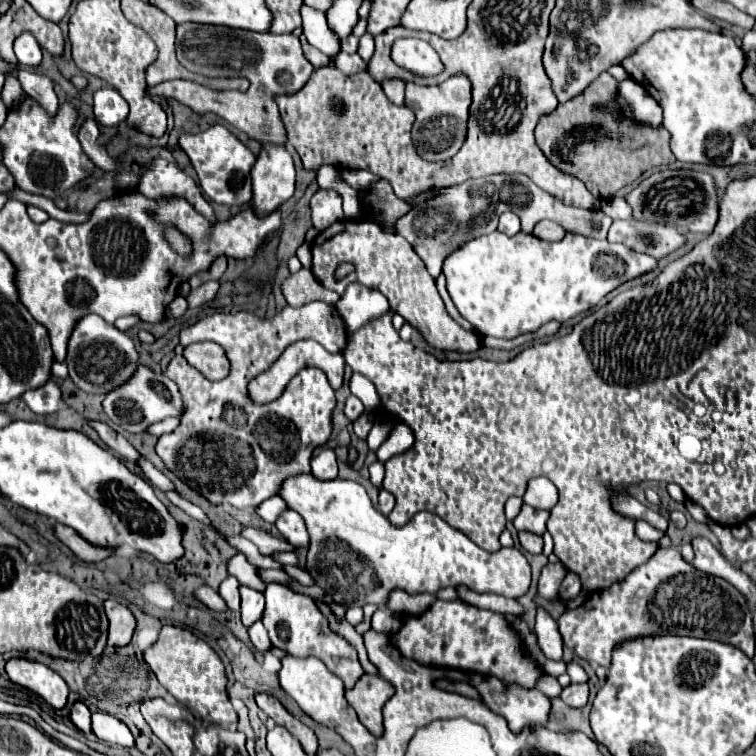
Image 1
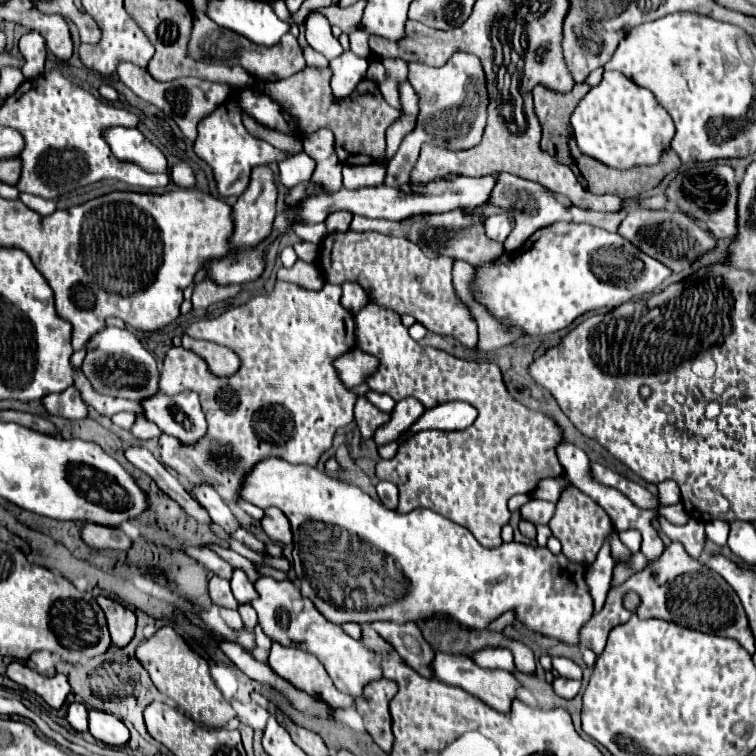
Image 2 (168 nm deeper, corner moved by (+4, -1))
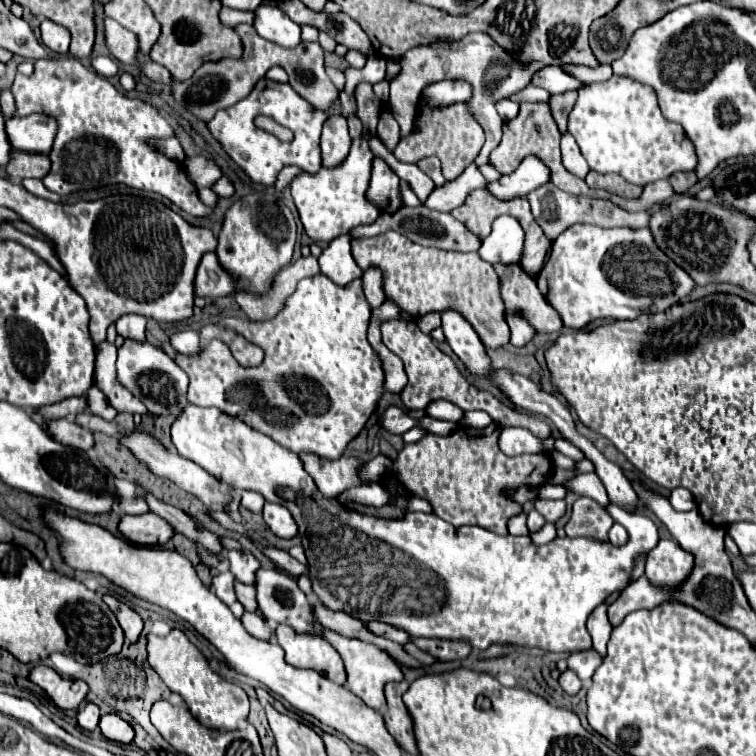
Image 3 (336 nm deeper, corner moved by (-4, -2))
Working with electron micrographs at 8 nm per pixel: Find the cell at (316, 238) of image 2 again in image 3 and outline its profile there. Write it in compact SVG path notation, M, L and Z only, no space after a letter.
M360 136L352 140L350 154L344 158L340 166L320 168L320 172L316 174L300 172L290 182L294 204L300 212L304 230L310 238L314 238L316 242L332 242L332 238L338 238L340 234L350 234L350 230L356 226L376 222L382 210L366 198L366 190L372 174L372 160L374 154L368 146L368 140L366 136Z

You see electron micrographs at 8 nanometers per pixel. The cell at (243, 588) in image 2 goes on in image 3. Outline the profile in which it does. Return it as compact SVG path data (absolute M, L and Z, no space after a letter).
M230 550L228 552L228 562L230 562L230 572L236 576L236 580L254 584L256 582L256 570L260 568L260 562L256 556L248 550Z

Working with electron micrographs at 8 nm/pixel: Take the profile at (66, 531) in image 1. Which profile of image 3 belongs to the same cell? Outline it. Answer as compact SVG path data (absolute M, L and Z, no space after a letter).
M146 512L146 514L140 514L140 516L122 516L120 534L134 544L162 546L176 532L160 516L156 516L152 512Z

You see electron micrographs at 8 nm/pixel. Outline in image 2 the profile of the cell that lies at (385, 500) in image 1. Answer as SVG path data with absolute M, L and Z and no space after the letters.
M380 481L380 483L376 485L376 491L378 491L380 501L382 501L388 509L396 509L396 505L398 505L398 489L396 489L394 483Z

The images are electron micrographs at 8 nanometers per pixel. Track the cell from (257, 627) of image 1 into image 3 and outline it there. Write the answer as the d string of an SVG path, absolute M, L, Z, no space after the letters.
M234 582L234 590L236 590L238 600L244 604L244 608L248 612L256 612L258 604L256 604L256 590L254 590L254 586L248 586L248 584L242 584L242 582Z

